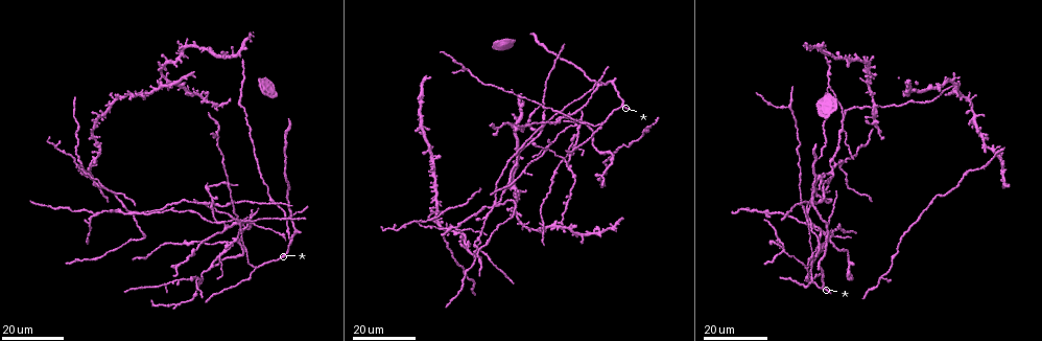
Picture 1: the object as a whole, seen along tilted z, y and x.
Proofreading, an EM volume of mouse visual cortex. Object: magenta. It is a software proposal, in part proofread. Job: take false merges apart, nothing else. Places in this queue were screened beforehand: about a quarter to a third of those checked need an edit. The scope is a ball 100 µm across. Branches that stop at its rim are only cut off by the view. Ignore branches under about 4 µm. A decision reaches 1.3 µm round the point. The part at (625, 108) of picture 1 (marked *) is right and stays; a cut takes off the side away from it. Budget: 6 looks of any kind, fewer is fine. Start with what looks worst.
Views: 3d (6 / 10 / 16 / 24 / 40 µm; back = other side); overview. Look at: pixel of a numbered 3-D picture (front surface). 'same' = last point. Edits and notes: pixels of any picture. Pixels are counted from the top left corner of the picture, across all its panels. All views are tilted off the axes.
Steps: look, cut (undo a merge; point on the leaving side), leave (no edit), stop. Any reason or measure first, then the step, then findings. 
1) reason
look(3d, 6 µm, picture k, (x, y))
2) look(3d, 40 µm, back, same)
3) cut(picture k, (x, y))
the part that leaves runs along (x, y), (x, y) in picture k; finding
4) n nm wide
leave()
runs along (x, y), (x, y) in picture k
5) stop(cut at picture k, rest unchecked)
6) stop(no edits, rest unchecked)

arms part here
look(3d, 16 µm, picture 1, (480, 242))

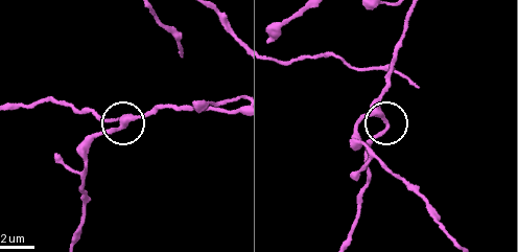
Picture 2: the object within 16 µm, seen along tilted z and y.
look(3d, 10 µm, picture 2, (378, 114))

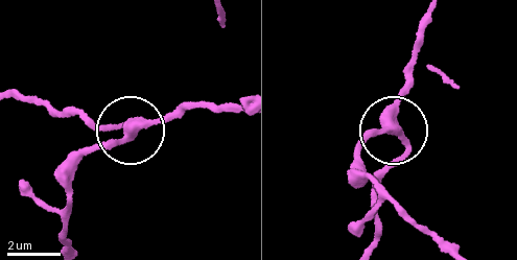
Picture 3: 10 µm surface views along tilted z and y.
side arm 25 µm; 3 arms
leave()
all the same neuron

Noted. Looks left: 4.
three-way junction
look(3d, 24 µm, picture 1, (789, 106))

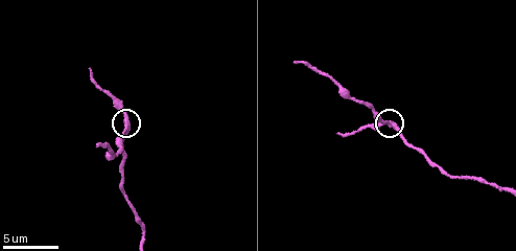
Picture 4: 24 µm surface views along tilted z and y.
look(3d, 6 µm, picture 4, (126, 125))

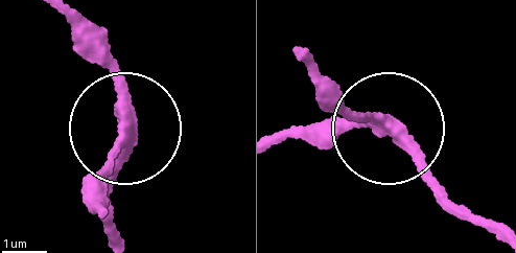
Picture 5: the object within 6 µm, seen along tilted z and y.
3 arms
leave()
one neuron here

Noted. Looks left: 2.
thick turns thin
look(3d, 6 µm, picture 4, (501, 187))

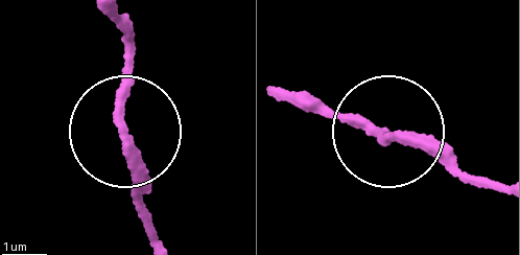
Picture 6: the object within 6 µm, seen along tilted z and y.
leave()
runs along (499, 186), (369, 124) in picture 6; one neuron here

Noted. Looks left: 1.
stop(no edits, rest unchecked)

